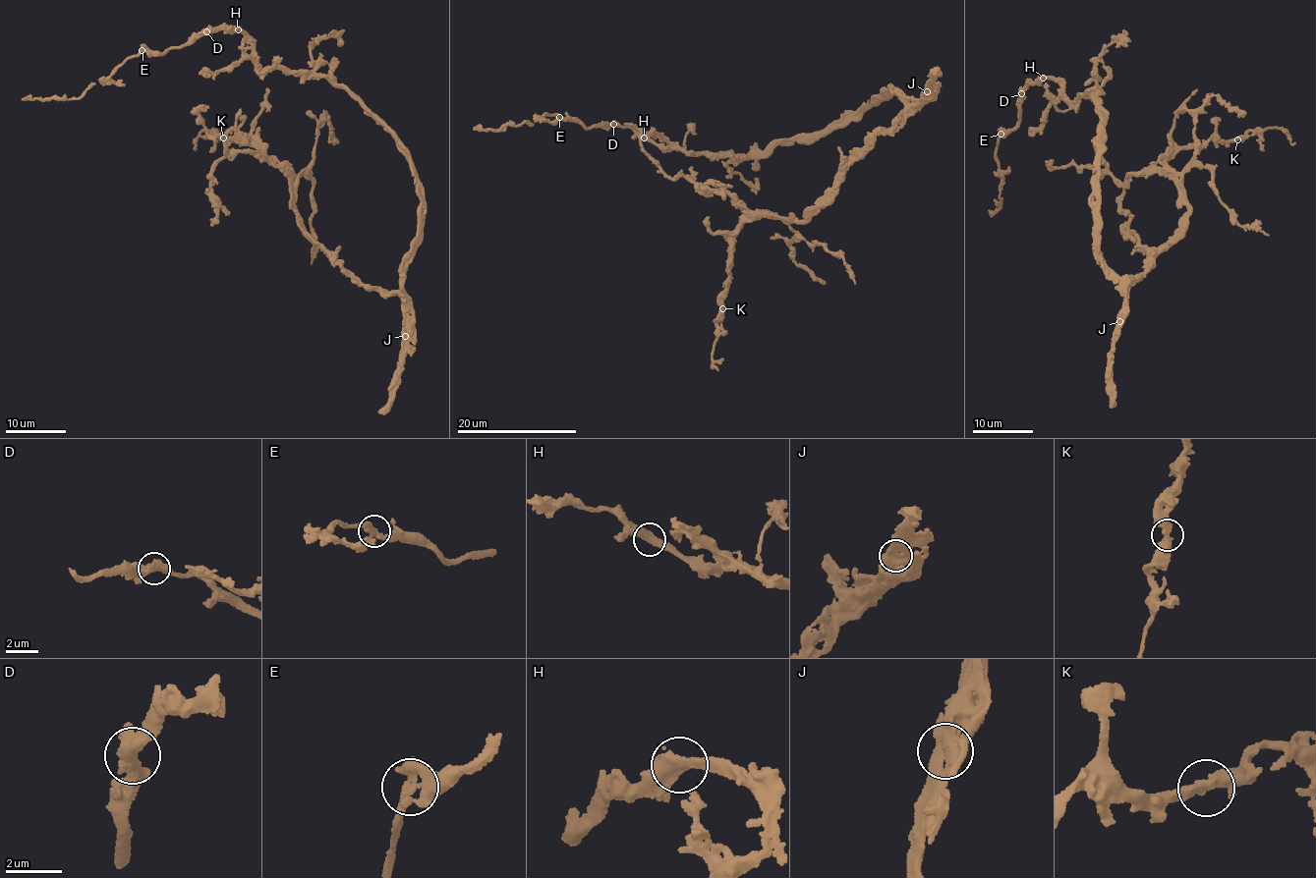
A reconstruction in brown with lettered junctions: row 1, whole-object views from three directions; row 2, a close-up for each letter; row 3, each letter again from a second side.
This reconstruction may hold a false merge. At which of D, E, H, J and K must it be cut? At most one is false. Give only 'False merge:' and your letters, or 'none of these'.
False merge: none of these

